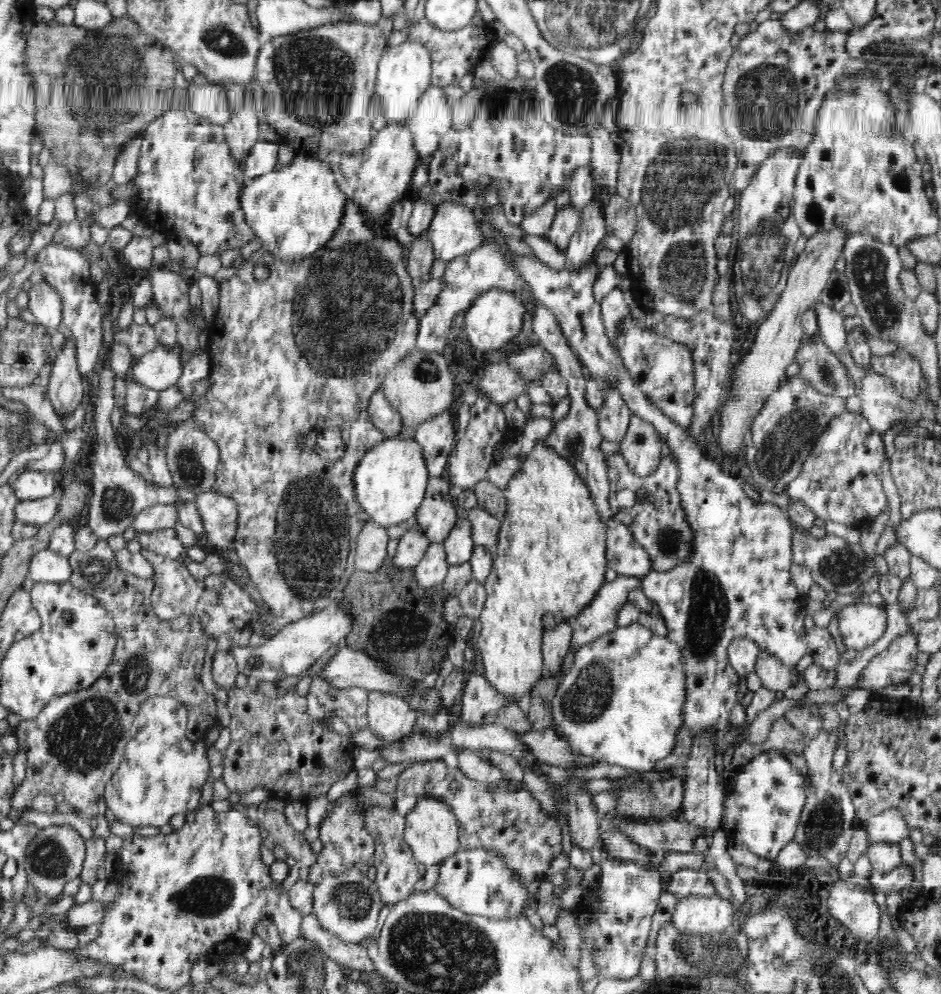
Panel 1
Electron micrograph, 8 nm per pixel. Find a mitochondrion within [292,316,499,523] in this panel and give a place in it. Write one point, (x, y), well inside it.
(426, 371)

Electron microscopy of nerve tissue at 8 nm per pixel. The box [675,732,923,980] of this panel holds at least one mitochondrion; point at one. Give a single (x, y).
(823, 829)

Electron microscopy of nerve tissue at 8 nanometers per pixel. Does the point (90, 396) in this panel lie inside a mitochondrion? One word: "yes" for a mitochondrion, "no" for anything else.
no

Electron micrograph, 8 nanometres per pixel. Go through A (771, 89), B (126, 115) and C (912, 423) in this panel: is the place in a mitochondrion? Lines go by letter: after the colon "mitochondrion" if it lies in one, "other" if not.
A: mitochondrion
B: mitochondrion
C: other

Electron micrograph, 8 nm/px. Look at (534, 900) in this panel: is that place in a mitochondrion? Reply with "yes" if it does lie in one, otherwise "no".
no

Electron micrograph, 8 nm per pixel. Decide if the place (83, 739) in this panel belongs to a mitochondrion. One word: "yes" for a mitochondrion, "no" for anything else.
yes

